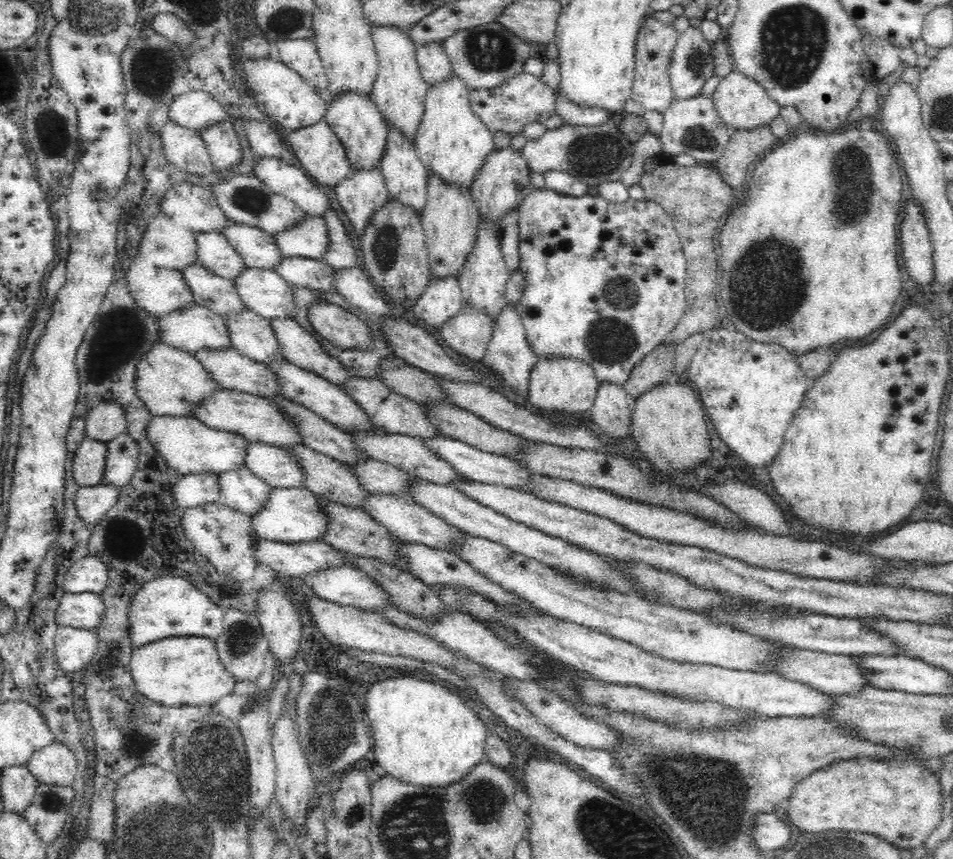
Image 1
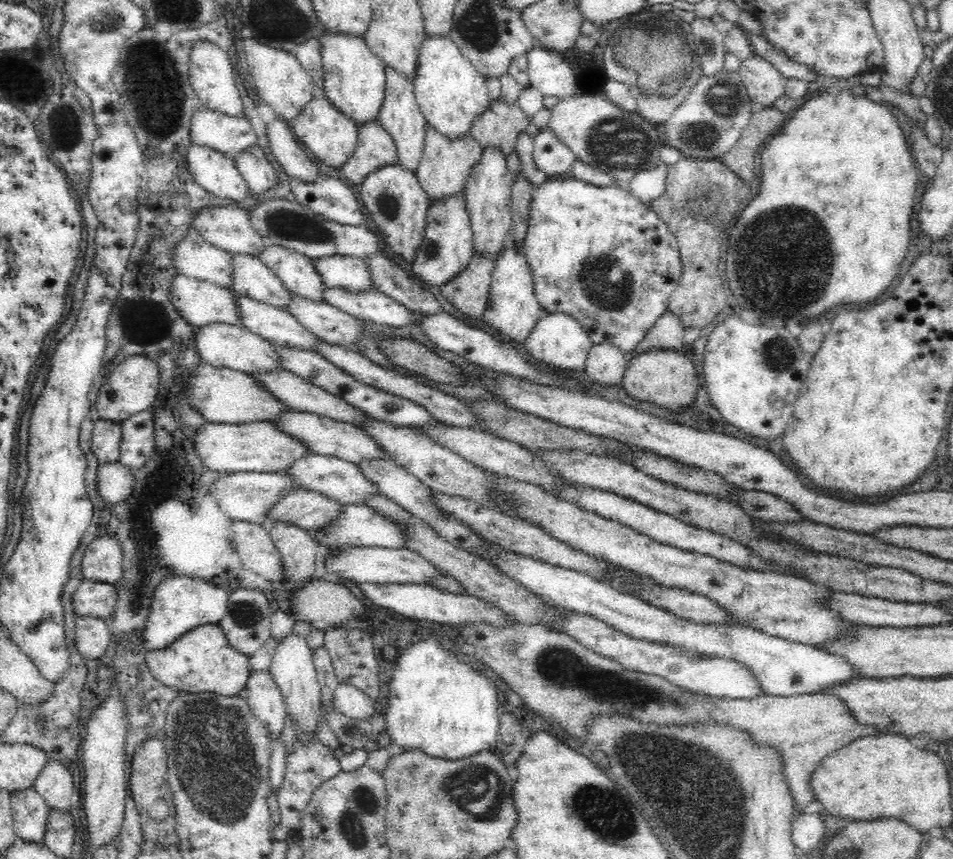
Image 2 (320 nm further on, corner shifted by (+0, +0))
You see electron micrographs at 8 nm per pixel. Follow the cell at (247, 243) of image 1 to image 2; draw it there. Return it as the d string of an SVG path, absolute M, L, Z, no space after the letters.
M278 244L264 245L256 254L290 293L320 300L324 288L310 257Z

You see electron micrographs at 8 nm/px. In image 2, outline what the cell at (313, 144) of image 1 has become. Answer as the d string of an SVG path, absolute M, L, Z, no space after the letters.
M324 96L314 97L297 118L288 122L294 137L304 144L304 148L324 166L330 166L339 171L343 165L347 164L358 144L359 128L352 121L348 121L346 116L338 113L334 105L326 100Z

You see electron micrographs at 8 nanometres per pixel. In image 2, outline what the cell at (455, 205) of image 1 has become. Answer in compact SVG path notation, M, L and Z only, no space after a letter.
M428 127L425 135L425 150L416 176L429 202L436 206L436 204L440 204L444 200L450 200L454 196L463 194L469 179L473 176L474 168L482 160L483 152L478 147L478 143L470 137L470 134L462 141L450 143L444 137L438 135L438 132L434 131L434 129Z

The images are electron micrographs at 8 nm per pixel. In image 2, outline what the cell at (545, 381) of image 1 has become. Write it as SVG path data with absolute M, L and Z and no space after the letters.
M544 314L530 336L524 342L526 354L542 366L552 370L562 370L564 374L585 374L586 360L592 350L593 343L583 330L580 323L565 314Z

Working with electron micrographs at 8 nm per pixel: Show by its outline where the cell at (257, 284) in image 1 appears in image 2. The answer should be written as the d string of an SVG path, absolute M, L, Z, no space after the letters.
M296 294L289 296L283 308L315 338L347 348L356 348L355 342L361 337L358 318L330 306L322 299L316 300Z

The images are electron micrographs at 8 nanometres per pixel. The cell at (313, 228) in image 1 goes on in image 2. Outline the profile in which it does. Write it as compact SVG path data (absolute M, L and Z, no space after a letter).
M332 254L312 257L311 266L318 273L324 287L344 289L372 289L367 268L360 257Z

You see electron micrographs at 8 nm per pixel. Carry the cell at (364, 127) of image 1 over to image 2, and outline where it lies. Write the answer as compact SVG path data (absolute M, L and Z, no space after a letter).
M323 32L322 64L324 65L324 97L338 113L346 116L358 128L379 122L385 96L385 67L371 54L363 38L330 36Z

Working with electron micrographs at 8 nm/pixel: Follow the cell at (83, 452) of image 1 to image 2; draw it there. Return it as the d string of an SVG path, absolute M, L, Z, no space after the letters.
M97 418L91 437L91 449L99 465L119 460L121 443L120 423Z

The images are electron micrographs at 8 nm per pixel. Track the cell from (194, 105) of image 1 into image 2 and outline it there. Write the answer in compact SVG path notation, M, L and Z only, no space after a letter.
M204 106L190 120L190 141L228 157L257 144L256 133L245 117L231 116Z

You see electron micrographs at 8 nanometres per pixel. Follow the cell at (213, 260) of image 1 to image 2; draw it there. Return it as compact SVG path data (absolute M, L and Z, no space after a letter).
M232 252L230 253L229 261L231 268L230 289L232 291L285 310L283 306L292 293L283 287L283 284L273 275L273 272L270 272L270 270L266 268L266 265L261 260L258 260L258 257L243 254L242 252Z

